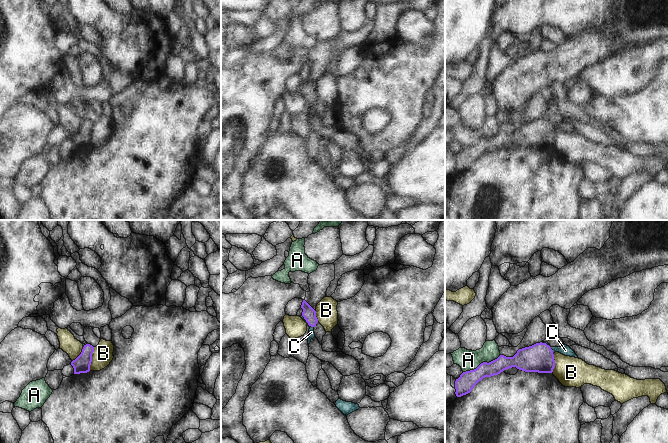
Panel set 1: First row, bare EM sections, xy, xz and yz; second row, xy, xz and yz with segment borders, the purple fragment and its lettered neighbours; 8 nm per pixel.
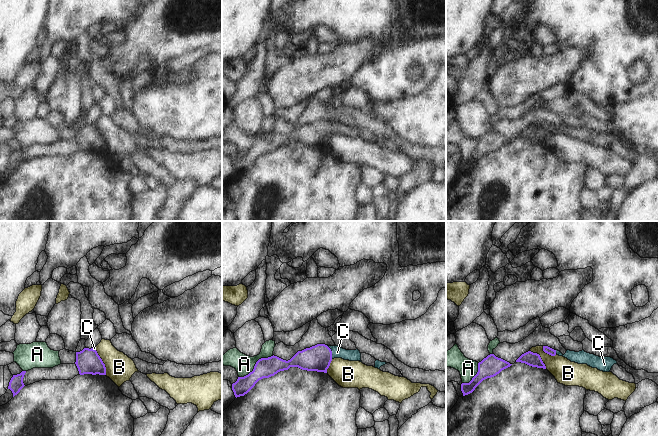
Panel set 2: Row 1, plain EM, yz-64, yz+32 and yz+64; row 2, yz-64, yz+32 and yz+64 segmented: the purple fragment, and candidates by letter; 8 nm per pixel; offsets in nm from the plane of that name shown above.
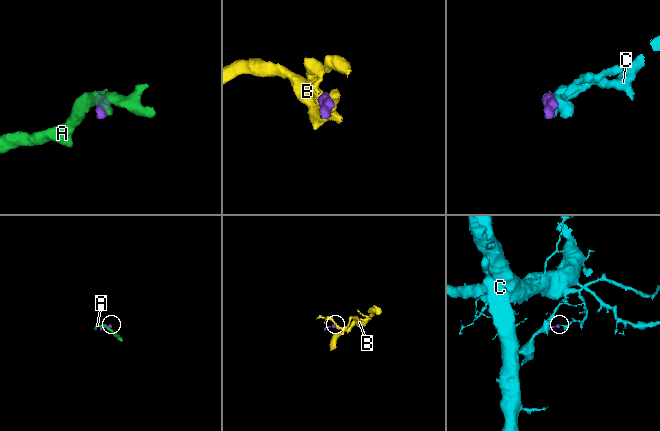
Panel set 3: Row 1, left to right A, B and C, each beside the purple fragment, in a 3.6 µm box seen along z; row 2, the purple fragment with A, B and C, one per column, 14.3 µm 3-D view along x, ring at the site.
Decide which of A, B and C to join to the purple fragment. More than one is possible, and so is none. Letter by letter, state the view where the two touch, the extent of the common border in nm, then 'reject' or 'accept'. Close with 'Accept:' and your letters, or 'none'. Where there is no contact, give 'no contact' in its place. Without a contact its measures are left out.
A: meets purple in yz; contact 340 nm long; reject
B: meets purple in xy; contact 200 nm long; reject
C: meets purple in yz; contact 140 nm long; accept
Accept: C

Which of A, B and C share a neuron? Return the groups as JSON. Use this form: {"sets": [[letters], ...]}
{"sets": [["A"], ["B"], ["C"]]}

